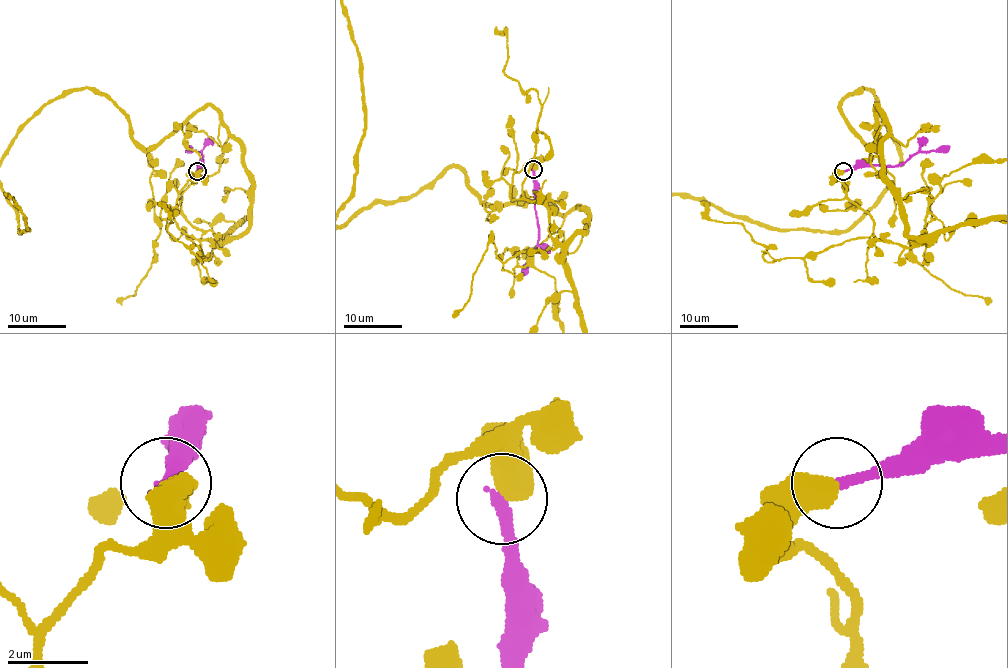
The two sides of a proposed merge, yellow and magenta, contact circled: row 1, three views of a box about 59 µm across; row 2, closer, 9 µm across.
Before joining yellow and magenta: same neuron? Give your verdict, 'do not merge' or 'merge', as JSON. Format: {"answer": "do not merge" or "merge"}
{"answer": "do not merge"}

